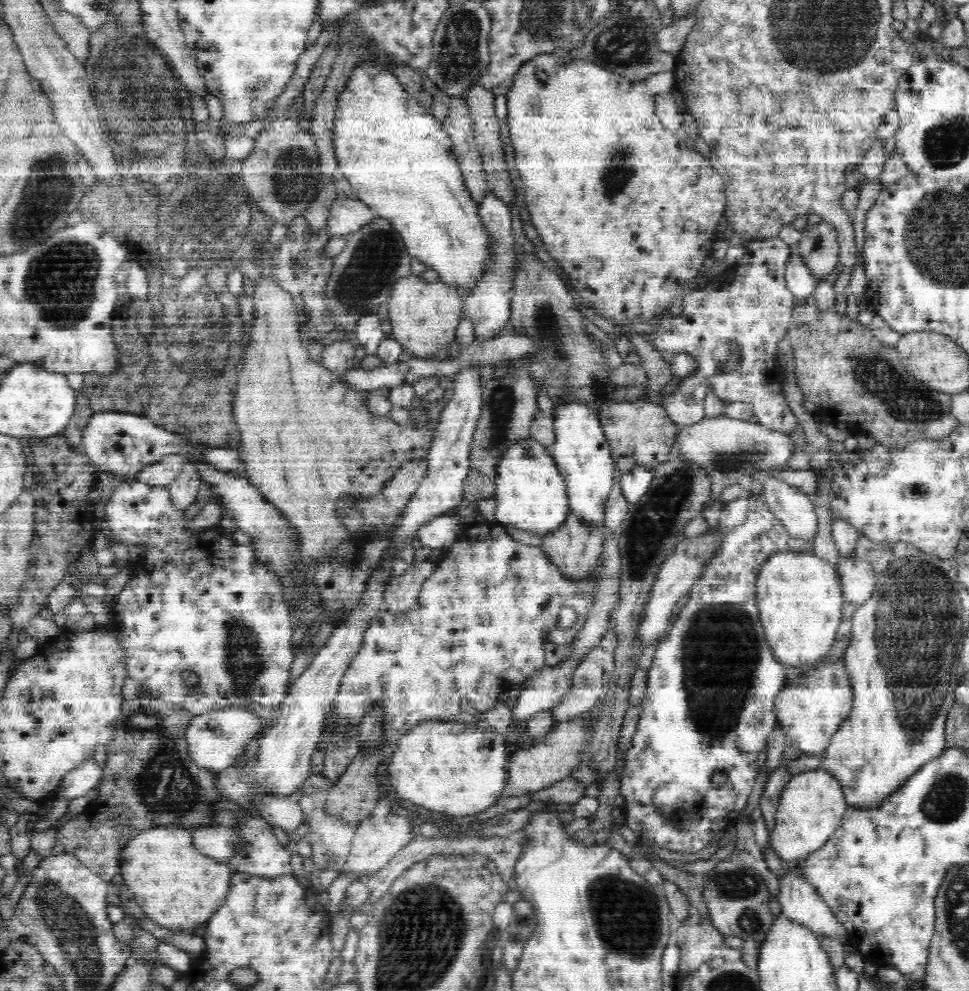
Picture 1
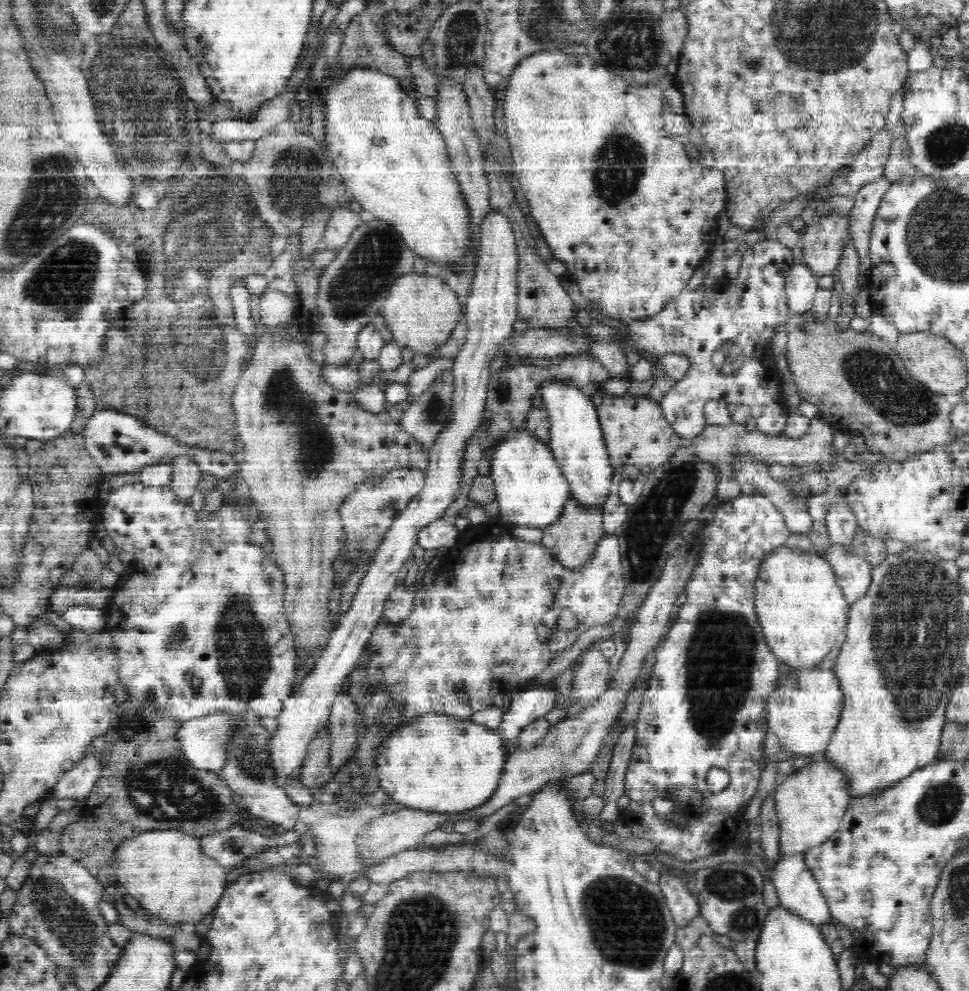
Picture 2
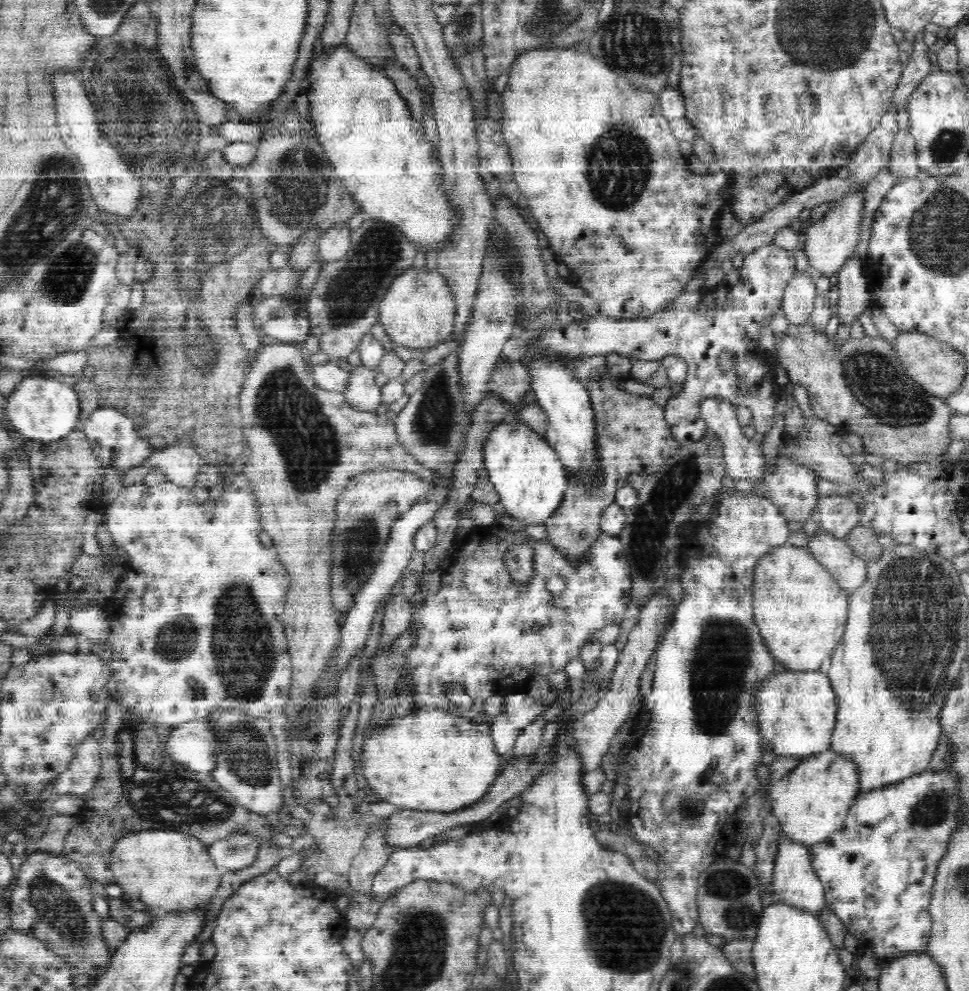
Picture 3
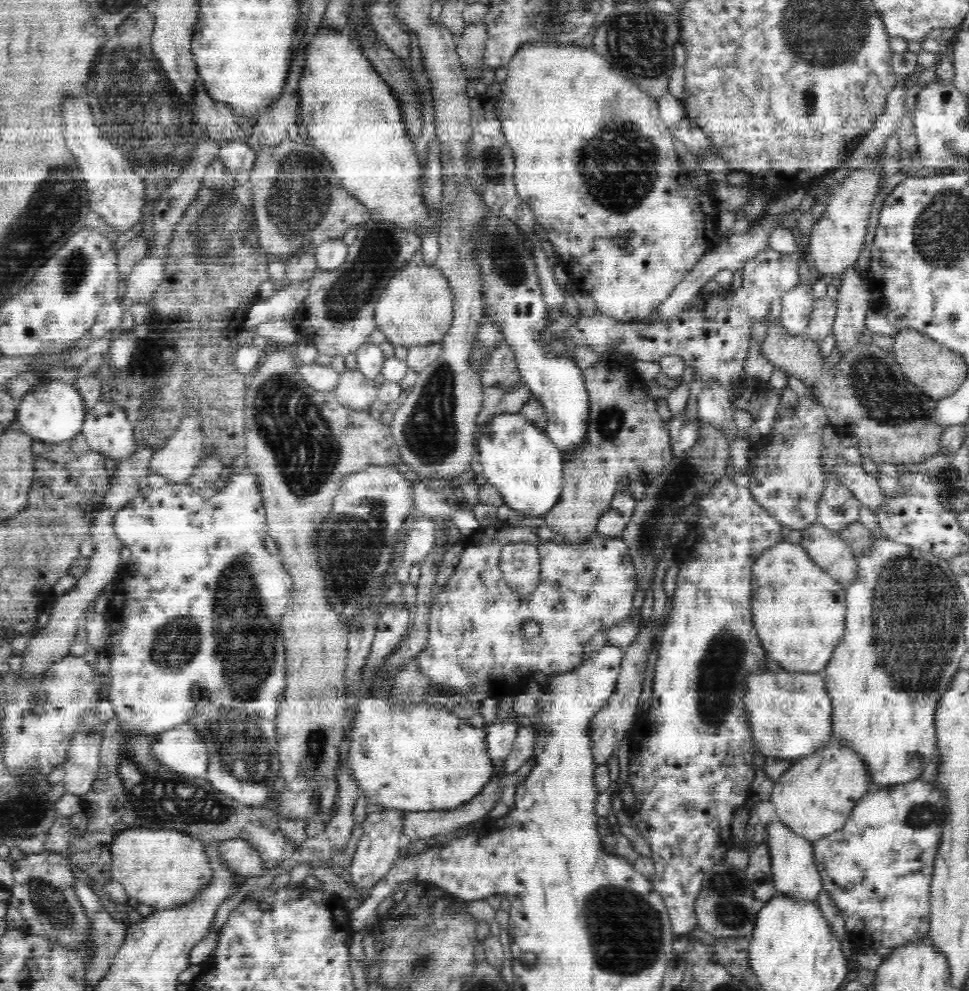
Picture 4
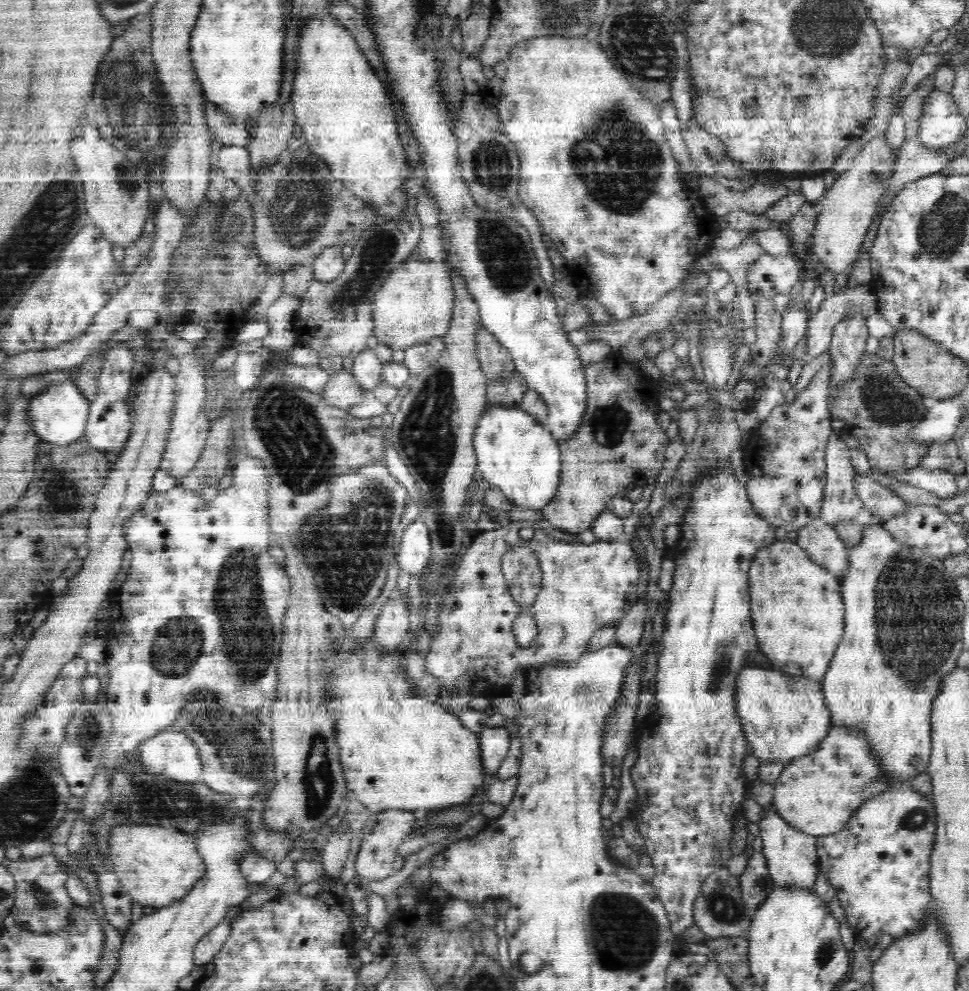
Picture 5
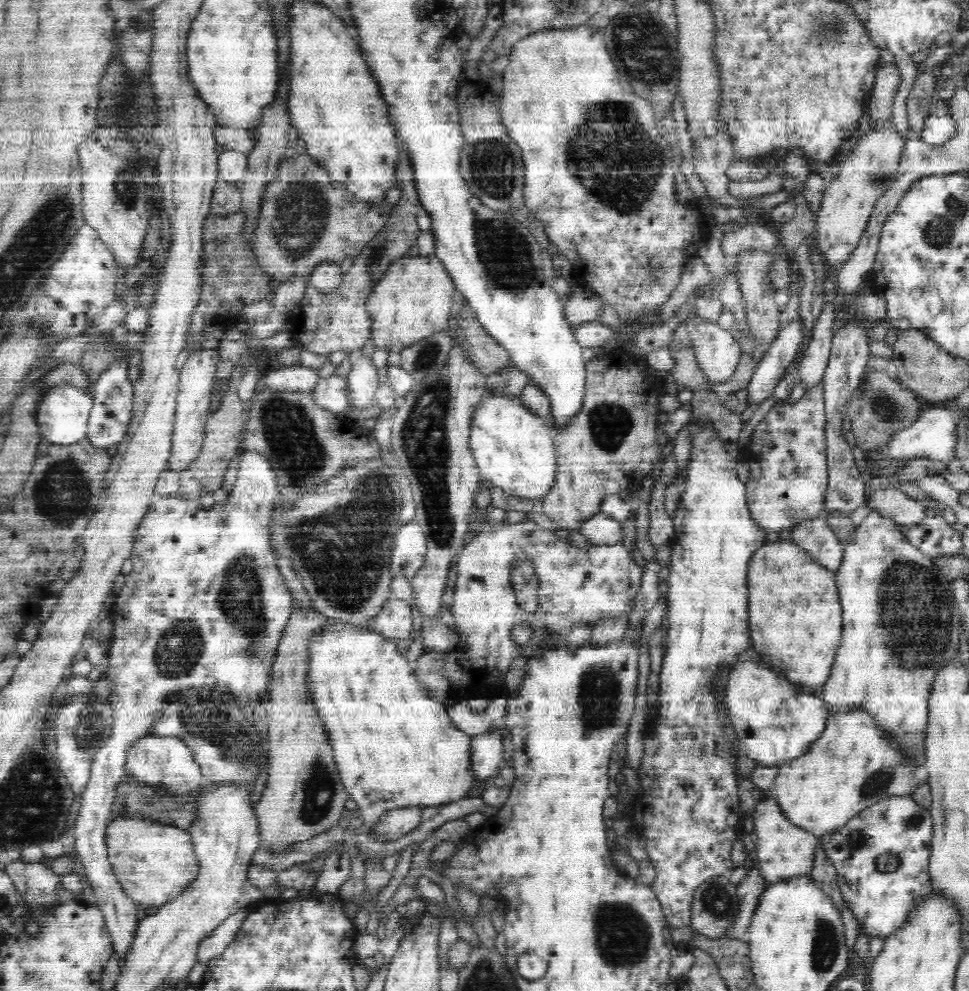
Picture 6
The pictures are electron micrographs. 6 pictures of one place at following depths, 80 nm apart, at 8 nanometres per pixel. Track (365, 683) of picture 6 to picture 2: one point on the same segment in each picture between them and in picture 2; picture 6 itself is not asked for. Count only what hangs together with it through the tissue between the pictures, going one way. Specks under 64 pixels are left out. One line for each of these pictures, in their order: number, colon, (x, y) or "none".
2: (439, 765)
3: (429, 761)
4: (415, 757)
5: (398, 751)

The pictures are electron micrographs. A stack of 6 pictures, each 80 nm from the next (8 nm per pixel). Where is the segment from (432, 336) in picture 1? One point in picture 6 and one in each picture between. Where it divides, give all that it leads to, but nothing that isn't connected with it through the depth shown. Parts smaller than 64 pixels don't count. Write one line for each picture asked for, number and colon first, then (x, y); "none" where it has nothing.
2: (421, 312)
3: (418, 311)
4: (417, 308)
5: (416, 306)
6: (416, 299)

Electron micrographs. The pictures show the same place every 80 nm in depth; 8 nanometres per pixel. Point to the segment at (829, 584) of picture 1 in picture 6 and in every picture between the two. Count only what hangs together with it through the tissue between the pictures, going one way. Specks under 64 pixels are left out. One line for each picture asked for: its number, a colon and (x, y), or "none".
2: (802, 609)
3: (800, 609)
4: (799, 621)
5: (799, 618)
6: (796, 619)

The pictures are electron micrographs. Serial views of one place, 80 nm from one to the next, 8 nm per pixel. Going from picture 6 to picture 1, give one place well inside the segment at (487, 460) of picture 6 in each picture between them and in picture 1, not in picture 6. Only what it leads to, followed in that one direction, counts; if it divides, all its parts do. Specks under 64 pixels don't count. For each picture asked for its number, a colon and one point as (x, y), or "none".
1: (530, 494)
2: (531, 491)
3: (531, 483)
4: (519, 459)
5: (515, 453)

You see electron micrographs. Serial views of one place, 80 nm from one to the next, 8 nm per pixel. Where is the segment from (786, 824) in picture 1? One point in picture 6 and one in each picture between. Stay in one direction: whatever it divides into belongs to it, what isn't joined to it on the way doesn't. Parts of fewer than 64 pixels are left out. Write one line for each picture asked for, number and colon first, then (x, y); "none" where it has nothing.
2: (811, 803)
3: (811, 803)
4: (814, 798)
5: (816, 794)
6: (850, 767)

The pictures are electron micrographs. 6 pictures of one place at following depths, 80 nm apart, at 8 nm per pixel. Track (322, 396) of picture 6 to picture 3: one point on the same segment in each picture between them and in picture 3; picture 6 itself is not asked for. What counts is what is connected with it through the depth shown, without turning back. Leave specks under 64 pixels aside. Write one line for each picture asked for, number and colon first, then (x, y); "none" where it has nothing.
3: (363, 393)
4: (358, 392)
5: (345, 390)

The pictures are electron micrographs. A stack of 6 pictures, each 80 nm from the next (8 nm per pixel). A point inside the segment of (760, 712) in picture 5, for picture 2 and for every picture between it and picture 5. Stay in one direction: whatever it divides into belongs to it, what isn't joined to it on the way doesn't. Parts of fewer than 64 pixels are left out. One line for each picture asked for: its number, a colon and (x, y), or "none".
2: (803, 712)
3: (798, 709)
4: (792, 713)

